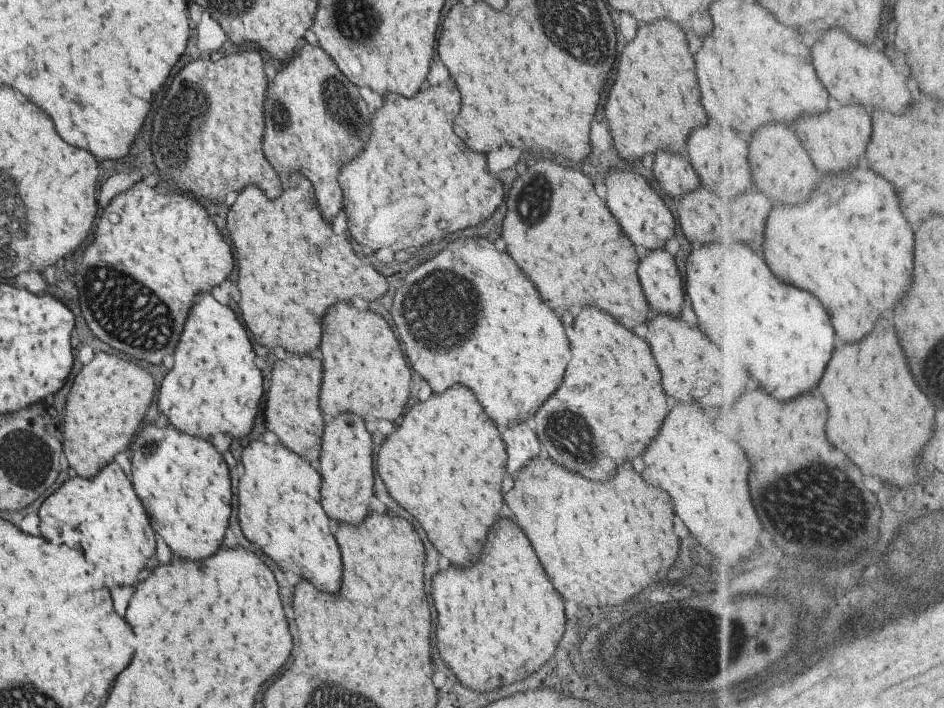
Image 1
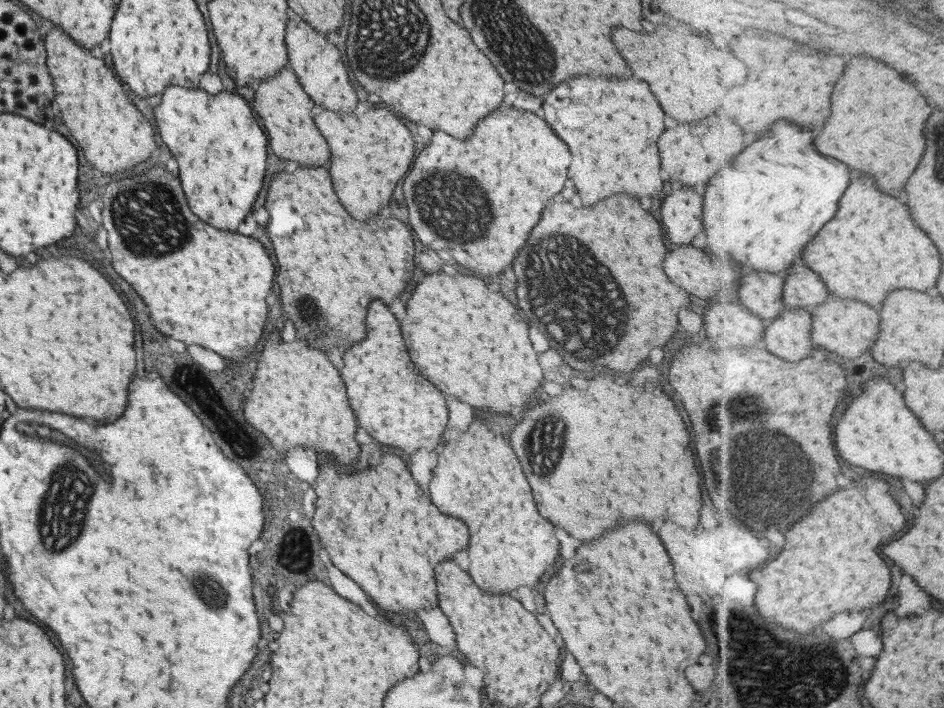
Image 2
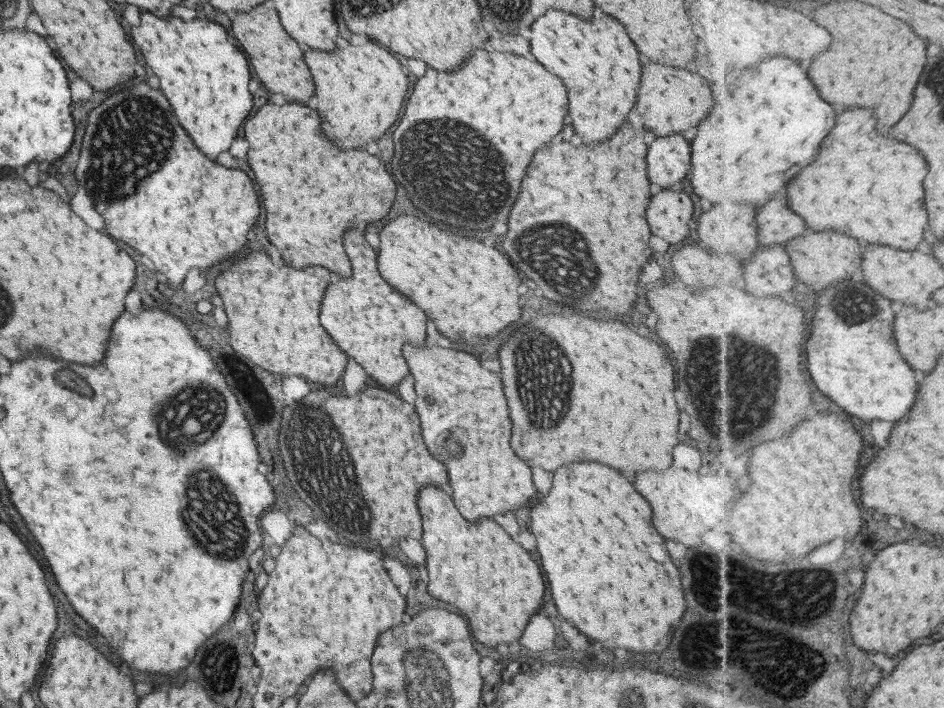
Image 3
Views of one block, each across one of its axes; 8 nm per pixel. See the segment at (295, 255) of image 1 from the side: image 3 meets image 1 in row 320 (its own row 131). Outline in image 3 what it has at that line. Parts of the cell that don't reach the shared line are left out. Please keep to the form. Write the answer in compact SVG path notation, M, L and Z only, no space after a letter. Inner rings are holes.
M265 104L261 106L251 118L243 124L245 140L249 144L247 148L247 164L251 172L255 174L255 182L263 194L261 206L265 214L265 232L269 242L279 250L281 258L289 262L295 268L305 266L323 266L331 270L331 280L338 281L341 278L349 278L349 262L341 246L341 236L347 228L357 224L357 218L377 222L381 220L393 202L395 196L395 184L385 172L383 164L369 156L365 150L351 150L351 152L339 152L323 134L319 128L317 112L309 110L301 104L283 104L273 106Z

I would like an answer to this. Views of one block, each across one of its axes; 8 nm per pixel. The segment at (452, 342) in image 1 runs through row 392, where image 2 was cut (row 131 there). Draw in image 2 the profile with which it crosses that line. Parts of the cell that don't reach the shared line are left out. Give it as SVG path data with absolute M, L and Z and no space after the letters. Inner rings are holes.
M505 106L497 108L475 124L467 140L433 132L401 184L409 210L407 222L421 244L444 250L456 267L495 276L505 266L511 266L517 250L537 224L543 206L561 192L567 164L567 148L541 118ZM435 228L437 236L447 242L435 242Z

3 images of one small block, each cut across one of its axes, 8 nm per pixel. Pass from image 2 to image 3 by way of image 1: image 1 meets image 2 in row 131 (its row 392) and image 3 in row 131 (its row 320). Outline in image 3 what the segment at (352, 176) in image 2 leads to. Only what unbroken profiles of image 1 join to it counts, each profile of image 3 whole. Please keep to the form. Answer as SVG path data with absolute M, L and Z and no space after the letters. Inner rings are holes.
M373 42L353 46L353 52L333 50L325 54L311 48L303 50L305 64L315 84L315 110L319 110L321 132L329 138L331 120L331 140L337 148L343 146L341 150L351 150L351 146L365 146L395 124L409 82L403 74L406 70L401 70L401 64L389 52Z

